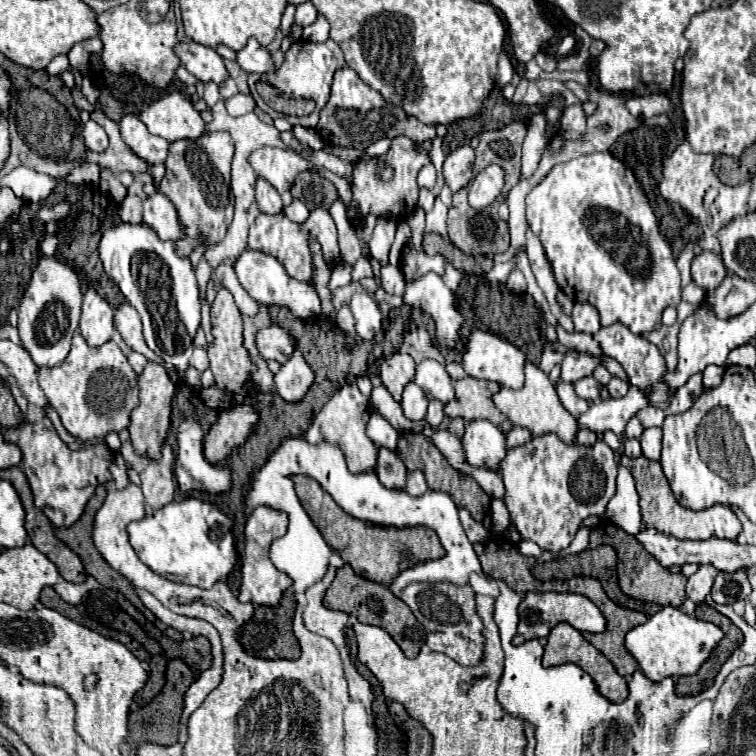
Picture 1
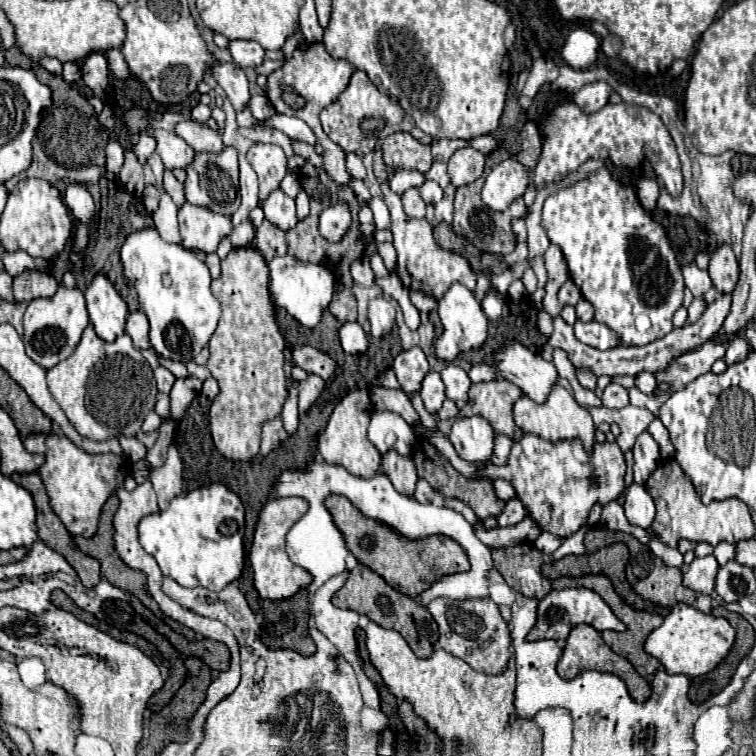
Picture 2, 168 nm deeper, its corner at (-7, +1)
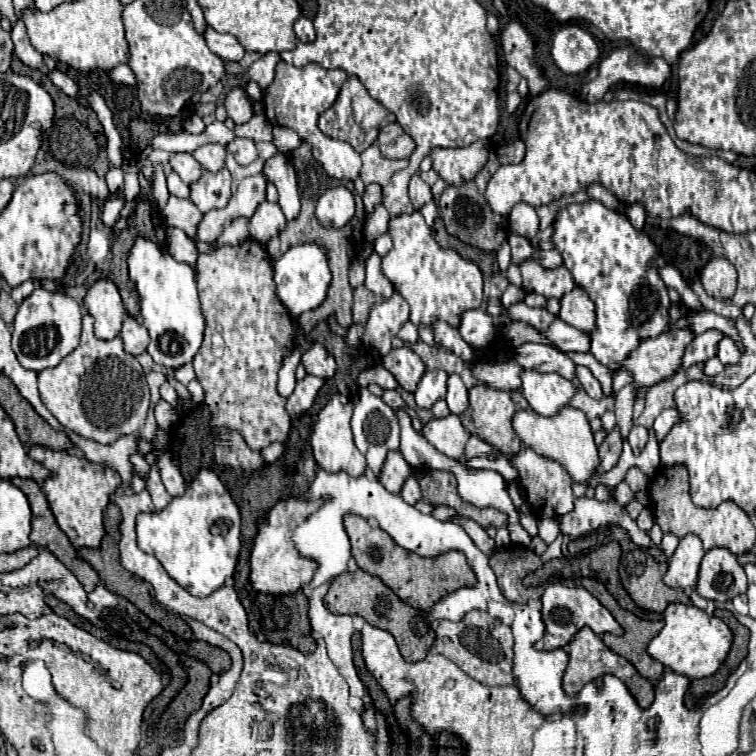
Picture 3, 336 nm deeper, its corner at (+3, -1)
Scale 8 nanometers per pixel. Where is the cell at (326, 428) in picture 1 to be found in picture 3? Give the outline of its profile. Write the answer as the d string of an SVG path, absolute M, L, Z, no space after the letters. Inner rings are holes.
M335 394L317 416L311 434L311 446L313 446L313 456L317 460L317 466L321 466L325 472L347 472L349 476L361 476L367 468L365 456L357 450L353 442L353 432L349 426L351 414L353 414L351 398L345 394Z

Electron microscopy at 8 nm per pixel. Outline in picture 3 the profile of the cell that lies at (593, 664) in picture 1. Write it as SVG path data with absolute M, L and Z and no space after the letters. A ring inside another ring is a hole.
M587 626L581 628L577 632L577 636L571 640L569 650L571 650L569 652L569 666L567 666L565 678L563 678L563 690L569 696L575 696L589 680L595 680L595 678L599 678L603 674L613 674L613 676L617 676L619 680L623 680L627 684L627 688L631 690L631 694L635 696L635 700L637 700L637 704L641 708L649 708L649 704L653 704L653 696L655 696L653 684L649 680L645 680L643 676L639 676L639 672L633 668L633 664L629 664L623 656L619 656L613 650L609 650L603 644L601 636L597 636L591 628L587 628Z

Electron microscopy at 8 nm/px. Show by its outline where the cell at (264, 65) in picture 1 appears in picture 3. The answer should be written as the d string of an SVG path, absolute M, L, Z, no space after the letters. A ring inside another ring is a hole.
M205 28L203 32L205 36L205 42L209 46L211 52L215 52L217 56L221 56L223 60L229 60L229 62L239 62L245 54L243 46L237 42L235 36L231 34L219 34L215 32L213 28Z

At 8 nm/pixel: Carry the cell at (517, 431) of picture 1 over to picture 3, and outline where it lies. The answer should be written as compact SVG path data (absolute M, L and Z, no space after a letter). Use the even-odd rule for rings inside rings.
M471 436L469 442L467 442L467 448L465 448L465 456L467 458L473 458L473 456L489 456L493 454L493 446L489 446L487 442L483 442L479 436Z

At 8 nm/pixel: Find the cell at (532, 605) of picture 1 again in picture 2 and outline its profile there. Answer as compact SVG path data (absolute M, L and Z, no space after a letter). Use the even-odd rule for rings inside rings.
M565 588L565 590L551 590L543 600L539 600L537 606L537 622L533 626L533 630L529 632L527 640L545 640L545 638L553 638L553 640L565 640L569 636L569 630L577 624L589 624L595 630L603 632L603 630L617 630L623 632L625 624L611 612L611 608L603 602L603 598L587 588Z

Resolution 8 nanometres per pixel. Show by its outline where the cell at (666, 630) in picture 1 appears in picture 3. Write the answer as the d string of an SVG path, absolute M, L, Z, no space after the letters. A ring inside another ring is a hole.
M669 604L663 618L665 618L663 630L649 642L647 648L649 656L659 660L673 672L685 674L689 678L713 676L731 648L733 634L729 626L721 618L709 616L707 612L699 610L693 604Z

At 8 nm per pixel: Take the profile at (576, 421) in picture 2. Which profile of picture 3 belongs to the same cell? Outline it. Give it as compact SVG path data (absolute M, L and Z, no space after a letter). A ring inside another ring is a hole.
M567 406L557 416L551 416L551 418L545 418L533 410L519 410L513 416L513 428L521 438L523 446L533 448L537 454L563 464L563 468L569 472L569 476L575 482L587 484L593 478L599 464L599 454L597 454L589 420L581 410Z

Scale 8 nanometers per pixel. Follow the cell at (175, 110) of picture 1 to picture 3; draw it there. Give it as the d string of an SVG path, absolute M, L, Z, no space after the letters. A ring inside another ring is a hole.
M205 144L205 146L199 146L195 152L193 152L195 160L209 172L219 172L221 168L225 168L225 156L227 156L227 150L225 146L221 144Z

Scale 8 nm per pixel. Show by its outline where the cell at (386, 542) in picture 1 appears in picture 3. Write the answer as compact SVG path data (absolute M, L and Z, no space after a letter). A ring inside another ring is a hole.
M347 516L345 530L351 538L353 558L357 560L359 568L369 572L371 576L381 578L403 602L407 602L417 610L429 610L443 596L459 588L473 586L477 582L467 562L467 556L463 552L447 552L437 558L421 558L397 546L387 532L383 532L379 526L371 526L365 518L359 518L359 516Z

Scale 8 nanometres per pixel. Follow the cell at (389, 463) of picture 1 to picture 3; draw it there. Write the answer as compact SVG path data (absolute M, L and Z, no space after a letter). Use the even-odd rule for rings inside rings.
M389 452L387 460L383 464L383 470L379 474L379 482L393 494L401 492L403 482L411 476L411 466L405 462L401 452Z

